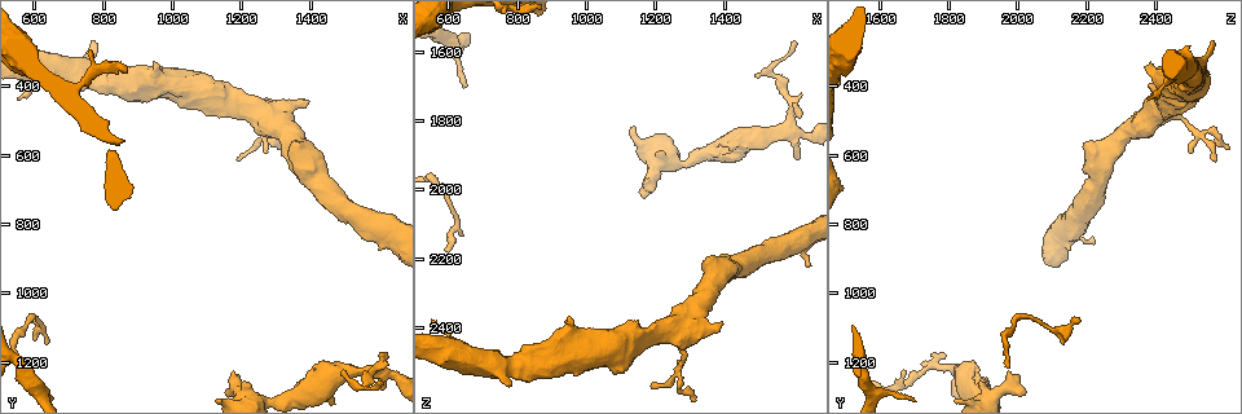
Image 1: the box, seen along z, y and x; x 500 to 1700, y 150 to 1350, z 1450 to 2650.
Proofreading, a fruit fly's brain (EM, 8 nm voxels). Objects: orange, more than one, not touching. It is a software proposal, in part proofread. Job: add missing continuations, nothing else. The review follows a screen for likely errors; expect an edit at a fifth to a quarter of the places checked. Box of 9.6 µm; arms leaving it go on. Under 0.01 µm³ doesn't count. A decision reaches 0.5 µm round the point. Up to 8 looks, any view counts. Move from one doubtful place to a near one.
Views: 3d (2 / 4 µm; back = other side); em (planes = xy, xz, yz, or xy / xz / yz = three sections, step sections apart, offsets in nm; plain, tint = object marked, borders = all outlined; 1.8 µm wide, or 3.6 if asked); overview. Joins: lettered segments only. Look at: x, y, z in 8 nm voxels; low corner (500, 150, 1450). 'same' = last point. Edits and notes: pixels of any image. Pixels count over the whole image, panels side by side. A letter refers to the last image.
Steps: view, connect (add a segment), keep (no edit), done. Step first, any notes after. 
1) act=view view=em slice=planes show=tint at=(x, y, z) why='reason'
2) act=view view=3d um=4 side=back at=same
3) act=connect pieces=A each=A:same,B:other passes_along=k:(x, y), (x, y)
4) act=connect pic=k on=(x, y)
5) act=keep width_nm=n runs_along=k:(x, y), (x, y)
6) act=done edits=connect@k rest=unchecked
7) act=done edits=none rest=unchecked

act=view view=em slice=yz step=16 show=borders at=(1400, 450, 2390) why='thick end'

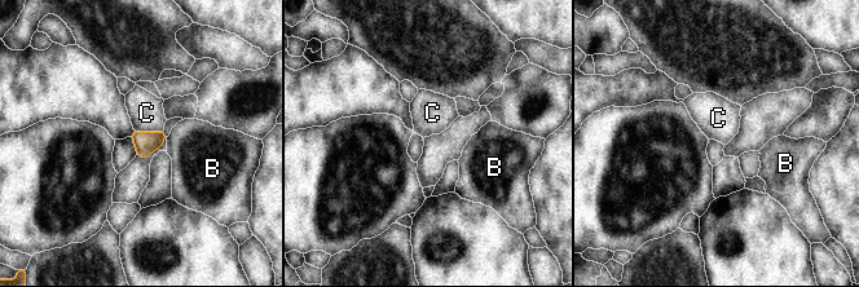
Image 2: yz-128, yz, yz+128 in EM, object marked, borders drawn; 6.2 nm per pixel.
act=view view=em slice=planes show=borders at=same

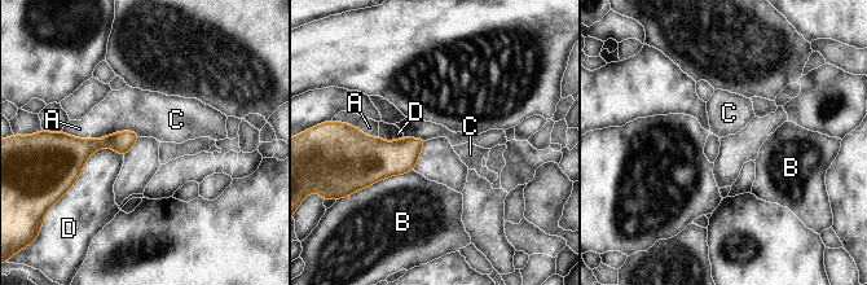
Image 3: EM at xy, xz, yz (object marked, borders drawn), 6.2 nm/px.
act=keep each=A:other,B:other,C:other,D:other found='none of them fits'

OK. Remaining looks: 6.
act=view view=3d um=4 at=(590, 1080, 2190) why='thin end'

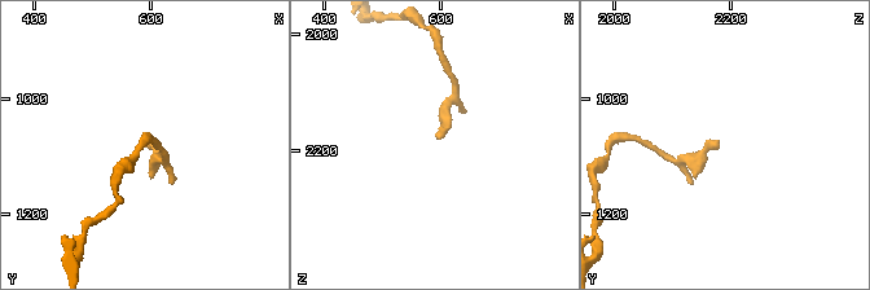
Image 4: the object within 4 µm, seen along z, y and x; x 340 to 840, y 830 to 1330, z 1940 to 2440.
act=view view=em slice=planes show=borders at=(590, 1075, 2175)

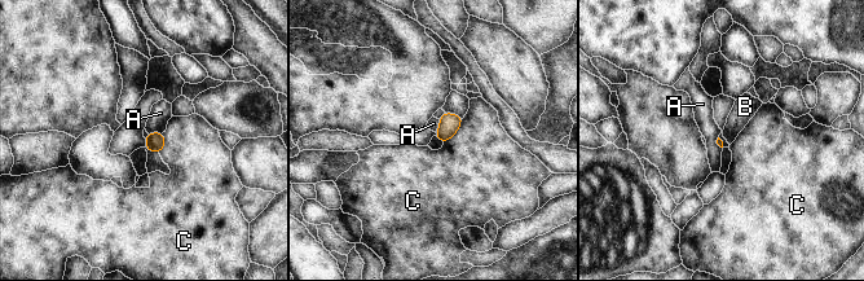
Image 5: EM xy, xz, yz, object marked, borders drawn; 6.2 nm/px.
act=keep each=A:other,B:other,C:other border=5:(435, 135), (442, 144) found='none of them fits'

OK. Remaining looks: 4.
act=view view=em slice=yz step=8 show=tint at=(1610, 1280, 1900) why='an open end'

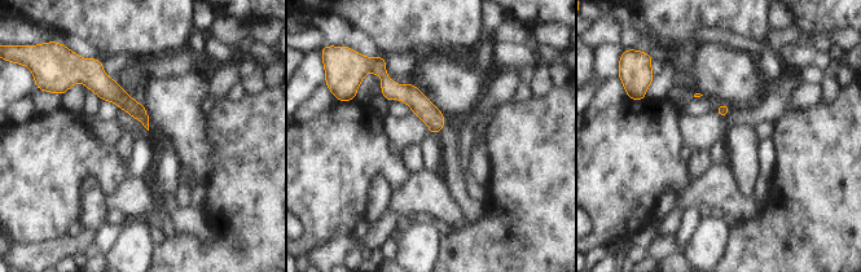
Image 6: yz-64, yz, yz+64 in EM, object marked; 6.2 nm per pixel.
act=view view=em slice=planes show=borders at=same why='another direction'

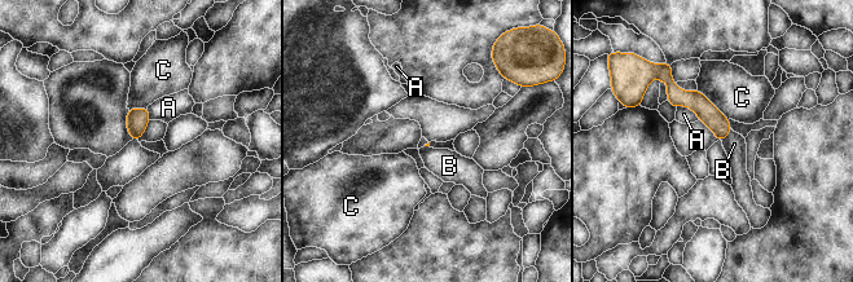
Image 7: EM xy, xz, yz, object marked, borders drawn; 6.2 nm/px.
act=connect pieces=B each=A:other,B:same,C:other found='the cell continues'

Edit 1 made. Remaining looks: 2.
act=done edits=connect@7 rest=unchecked

